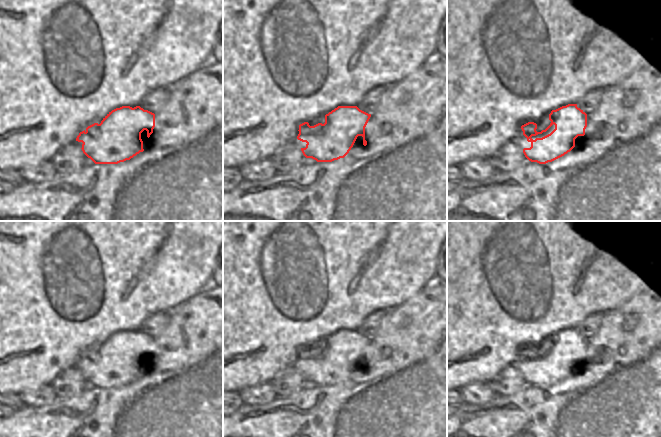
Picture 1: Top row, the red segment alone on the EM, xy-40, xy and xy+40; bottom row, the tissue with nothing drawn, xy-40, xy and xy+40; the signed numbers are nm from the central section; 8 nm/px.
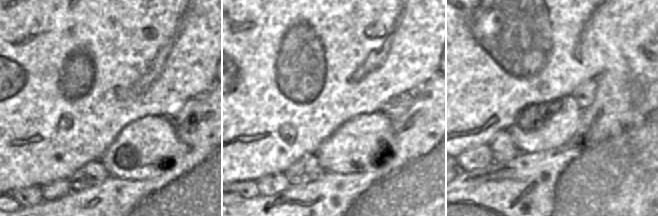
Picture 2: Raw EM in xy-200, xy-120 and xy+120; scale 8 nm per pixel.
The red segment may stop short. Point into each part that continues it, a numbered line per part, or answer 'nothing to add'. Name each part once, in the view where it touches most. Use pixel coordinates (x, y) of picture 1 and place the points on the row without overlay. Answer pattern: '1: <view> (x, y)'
1: xy+40 (552, 351)

